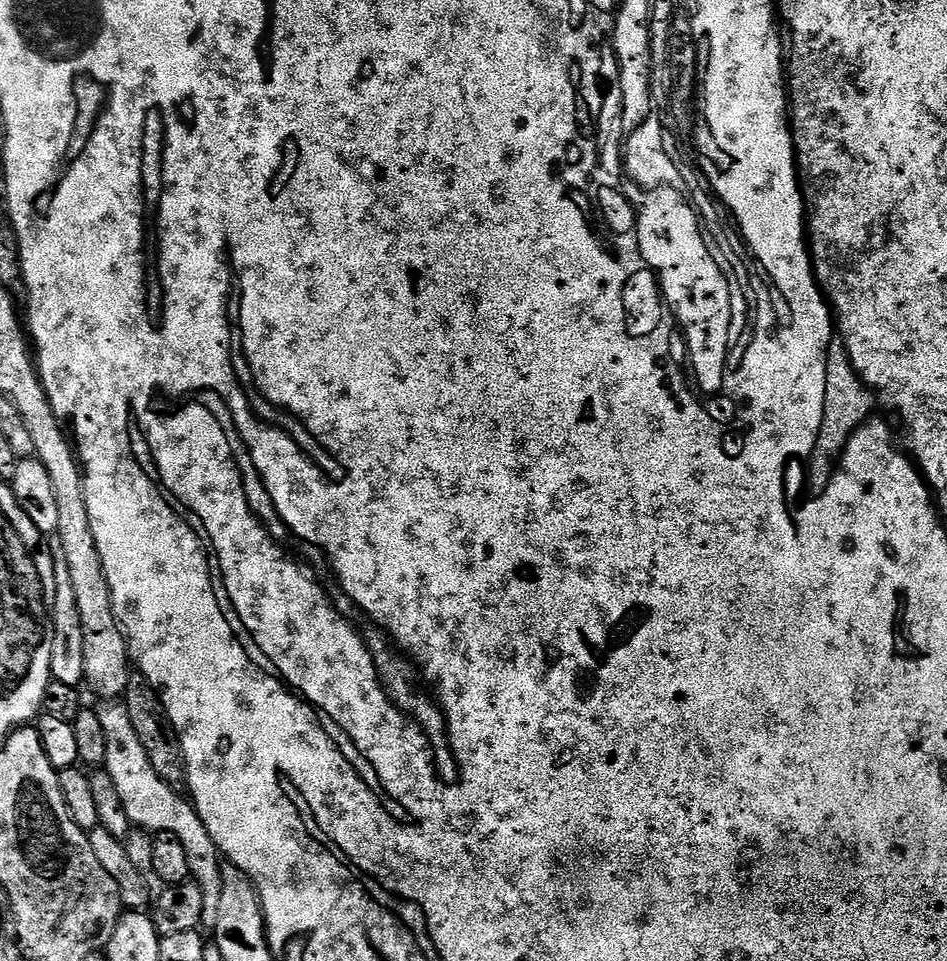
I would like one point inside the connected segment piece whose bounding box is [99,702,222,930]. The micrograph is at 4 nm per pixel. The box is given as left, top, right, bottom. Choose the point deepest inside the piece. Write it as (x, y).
(153, 805)

